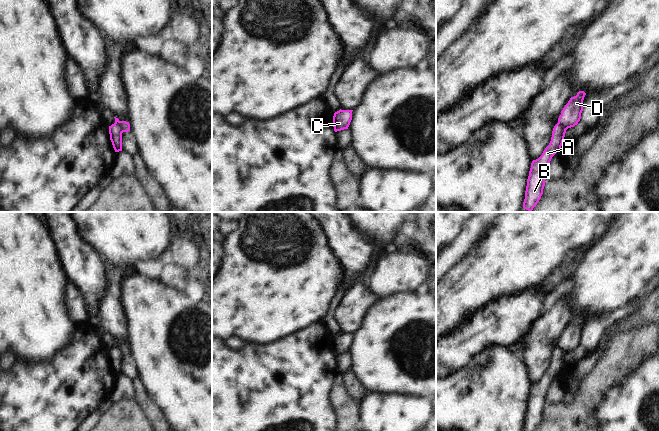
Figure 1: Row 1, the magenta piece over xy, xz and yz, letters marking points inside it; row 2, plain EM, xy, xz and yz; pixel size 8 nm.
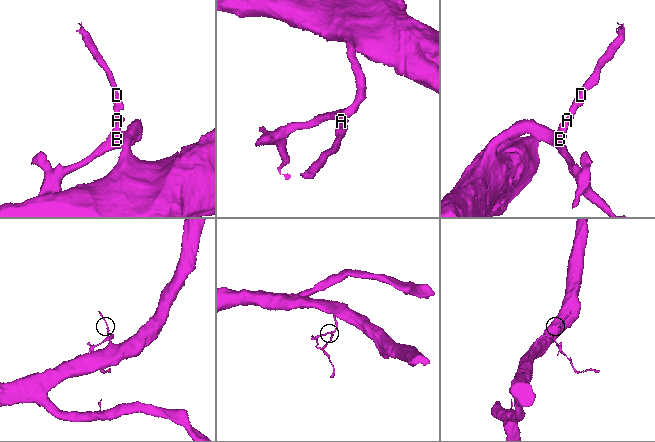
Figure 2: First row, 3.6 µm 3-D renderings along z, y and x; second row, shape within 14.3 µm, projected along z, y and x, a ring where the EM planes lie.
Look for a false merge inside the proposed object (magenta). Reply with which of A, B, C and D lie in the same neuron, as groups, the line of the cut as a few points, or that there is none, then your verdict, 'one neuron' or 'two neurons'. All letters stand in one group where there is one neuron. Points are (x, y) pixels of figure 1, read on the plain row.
A B / C D; cut in xy along (115, 346), (122, 356); two neurons

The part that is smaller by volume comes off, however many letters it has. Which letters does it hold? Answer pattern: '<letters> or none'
C, D.

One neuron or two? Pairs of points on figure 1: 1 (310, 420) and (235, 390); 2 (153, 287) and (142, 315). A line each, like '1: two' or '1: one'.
1: one
2: one

